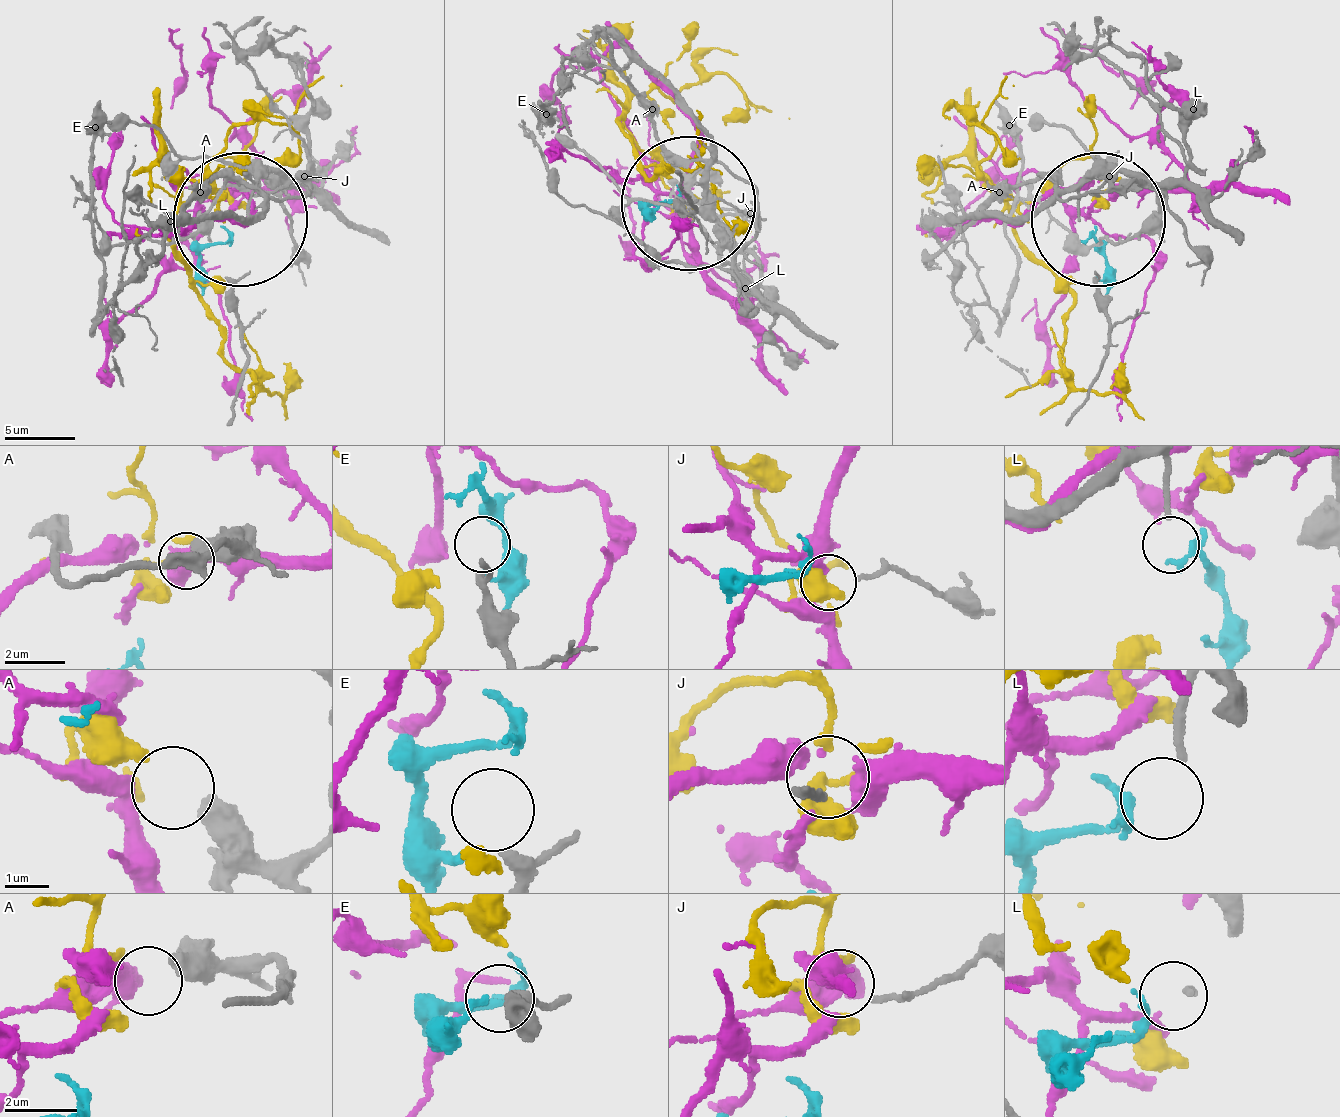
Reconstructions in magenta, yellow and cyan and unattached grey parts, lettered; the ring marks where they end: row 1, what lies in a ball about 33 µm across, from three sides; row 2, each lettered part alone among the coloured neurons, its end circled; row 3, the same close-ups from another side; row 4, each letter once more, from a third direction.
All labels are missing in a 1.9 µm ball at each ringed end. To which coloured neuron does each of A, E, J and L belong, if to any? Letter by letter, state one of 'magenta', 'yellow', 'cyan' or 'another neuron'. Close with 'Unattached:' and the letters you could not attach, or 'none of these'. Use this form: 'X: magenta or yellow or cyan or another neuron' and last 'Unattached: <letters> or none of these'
A: another neuron
E: another neuron
J: yellow
L: cyan
Unattached: A, E

